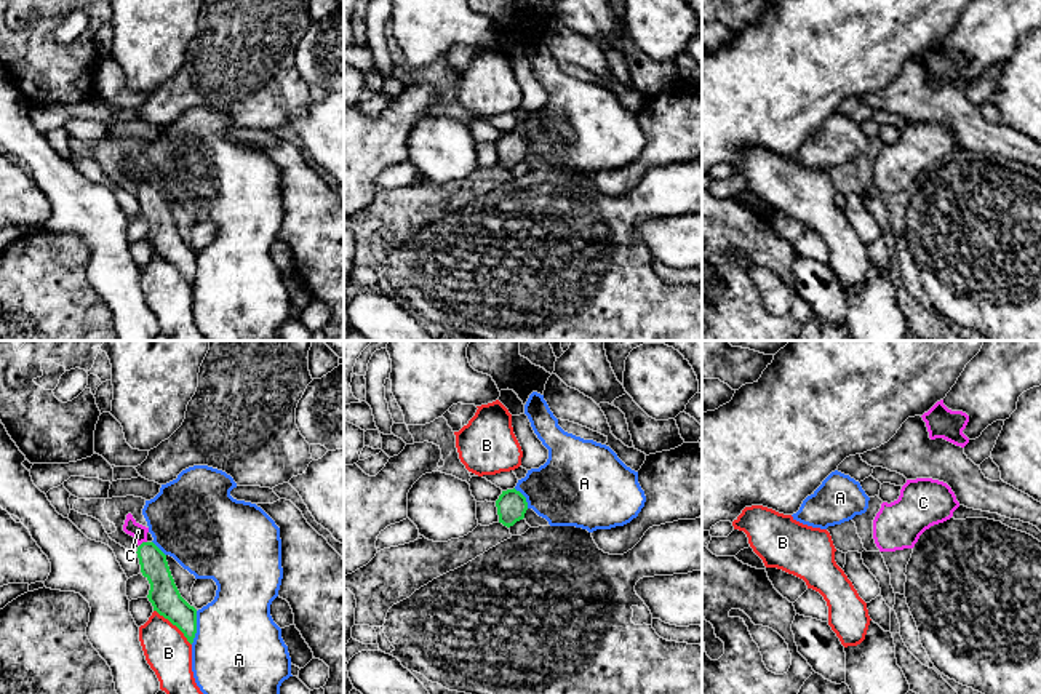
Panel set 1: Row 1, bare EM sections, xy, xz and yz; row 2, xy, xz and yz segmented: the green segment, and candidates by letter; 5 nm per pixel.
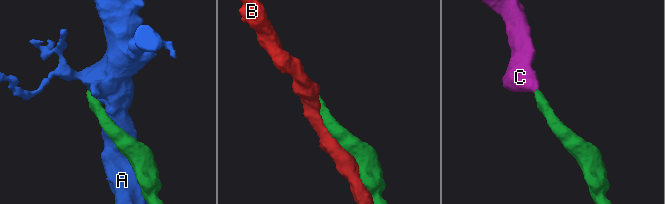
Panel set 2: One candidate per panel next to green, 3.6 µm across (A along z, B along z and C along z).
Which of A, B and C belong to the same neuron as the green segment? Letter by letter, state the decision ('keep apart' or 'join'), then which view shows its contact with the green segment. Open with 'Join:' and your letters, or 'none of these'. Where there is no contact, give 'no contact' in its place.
Join: C
A: keep apart; meets green in xy
B: keep apart; meets green in xy
C: join; meets green in xy

